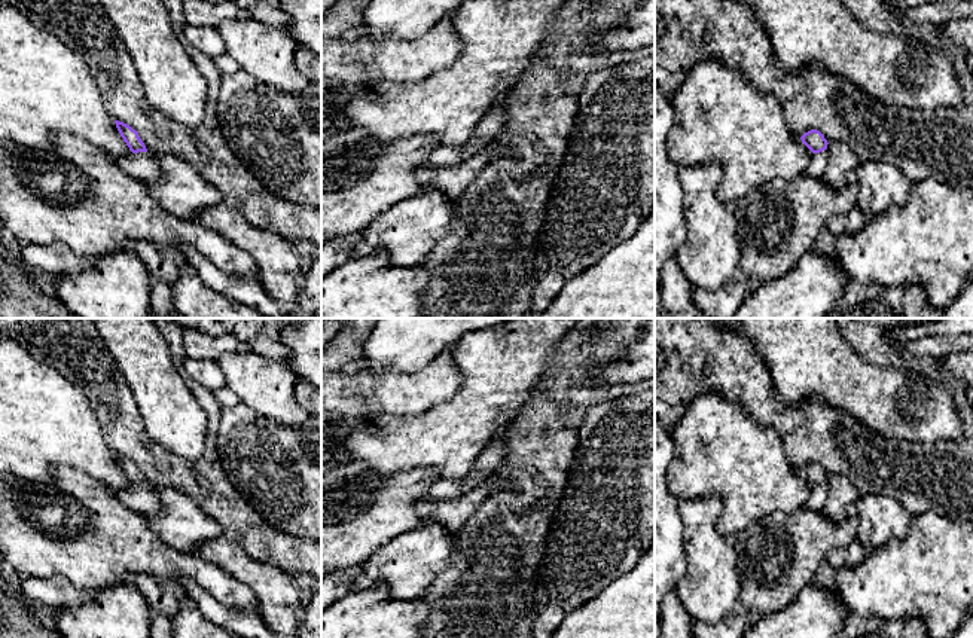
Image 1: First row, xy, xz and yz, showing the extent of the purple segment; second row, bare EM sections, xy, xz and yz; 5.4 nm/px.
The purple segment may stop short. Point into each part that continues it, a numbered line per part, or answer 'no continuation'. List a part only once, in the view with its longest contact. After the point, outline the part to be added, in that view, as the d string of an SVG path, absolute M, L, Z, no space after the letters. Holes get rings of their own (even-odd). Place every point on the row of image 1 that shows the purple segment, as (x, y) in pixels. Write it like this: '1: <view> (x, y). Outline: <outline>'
1: xy (142, 165). Outline: M149 152L131 153L128 156L112 156L112 159L128 175L141 181L156 181L162 177L158 161Z

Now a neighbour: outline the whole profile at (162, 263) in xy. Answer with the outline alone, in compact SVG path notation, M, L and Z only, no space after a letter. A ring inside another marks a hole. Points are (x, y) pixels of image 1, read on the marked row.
M137 241L132 250L146 265L153 281L159 280L173 284L180 277L180 268L187 265L180 251L173 251L147 241Z

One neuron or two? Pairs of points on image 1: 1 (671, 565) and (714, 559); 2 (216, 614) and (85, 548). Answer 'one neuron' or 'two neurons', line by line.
1: two neurons
2: two neurons

